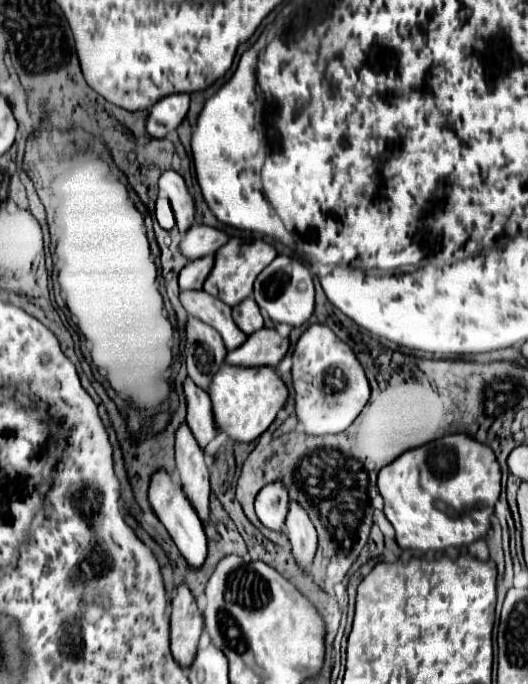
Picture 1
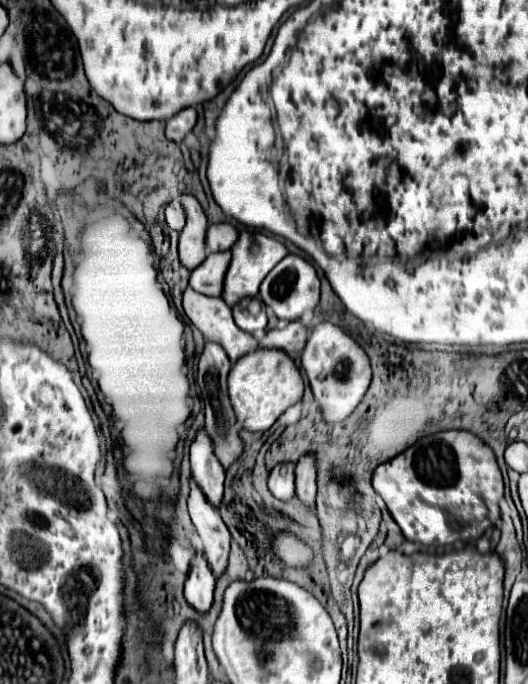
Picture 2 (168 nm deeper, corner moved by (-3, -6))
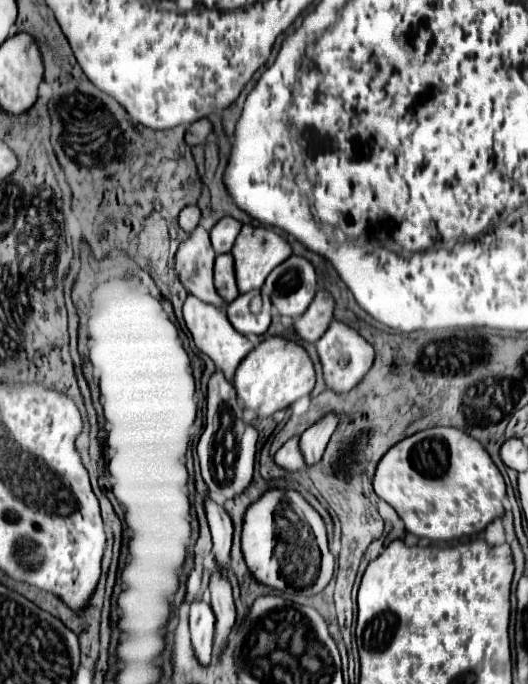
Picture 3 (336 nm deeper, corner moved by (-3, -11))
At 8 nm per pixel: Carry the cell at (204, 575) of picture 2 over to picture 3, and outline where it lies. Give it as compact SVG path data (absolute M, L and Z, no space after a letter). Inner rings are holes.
M207 603L191 605L189 625L191 625L191 643L195 649L195 657L203 667L207 667L211 663L211 645L213 645L213 627L215 627L215 615L211 607Z

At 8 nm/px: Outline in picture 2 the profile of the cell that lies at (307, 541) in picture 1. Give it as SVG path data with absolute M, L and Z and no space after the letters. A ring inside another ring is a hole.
M305 456L299 460L295 468L295 498L309 510L315 508L315 466L313 456Z

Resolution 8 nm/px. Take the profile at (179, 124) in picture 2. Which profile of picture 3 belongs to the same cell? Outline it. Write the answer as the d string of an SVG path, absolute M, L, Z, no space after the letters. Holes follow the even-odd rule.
M199 119L193 125L189 125L187 135L185 135L185 141L189 145L203 145L207 141L207 137L209 137L211 131L213 131L211 121L209 119Z

